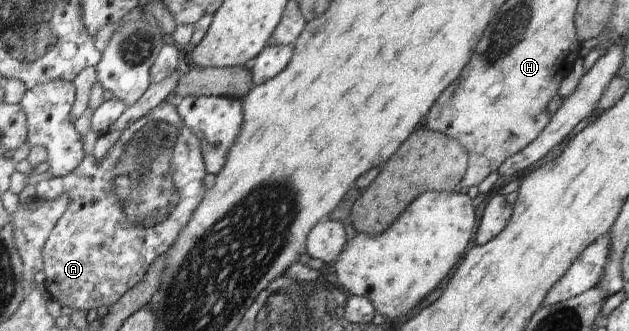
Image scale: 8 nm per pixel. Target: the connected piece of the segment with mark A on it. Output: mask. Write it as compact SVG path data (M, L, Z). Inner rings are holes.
M163 101L133 125L128 125L102 158L86 155L69 175L36 183L36 195L41 201L57 199L63 193L71 199L43 247L42 272L46 278L42 286L50 299L61 307L87 312L102 305L115 305L129 289L143 281L153 261L175 243L207 192L204 185L206 175L197 135L179 117L177 107Z

